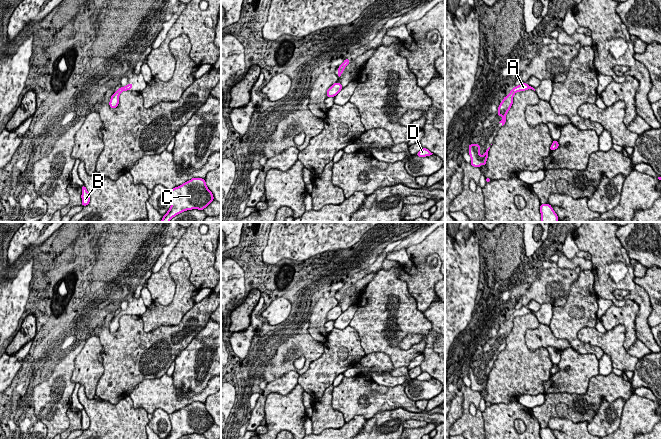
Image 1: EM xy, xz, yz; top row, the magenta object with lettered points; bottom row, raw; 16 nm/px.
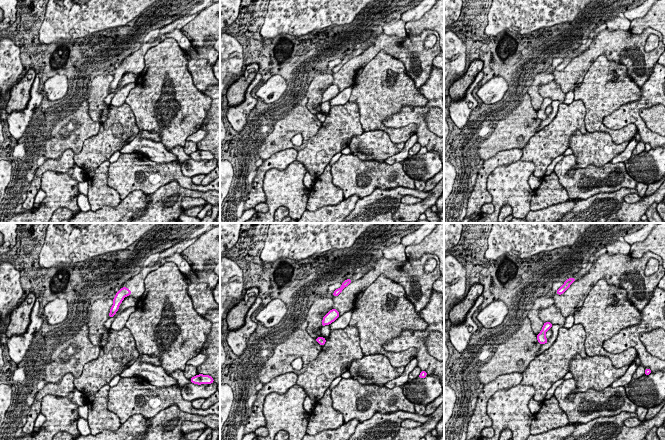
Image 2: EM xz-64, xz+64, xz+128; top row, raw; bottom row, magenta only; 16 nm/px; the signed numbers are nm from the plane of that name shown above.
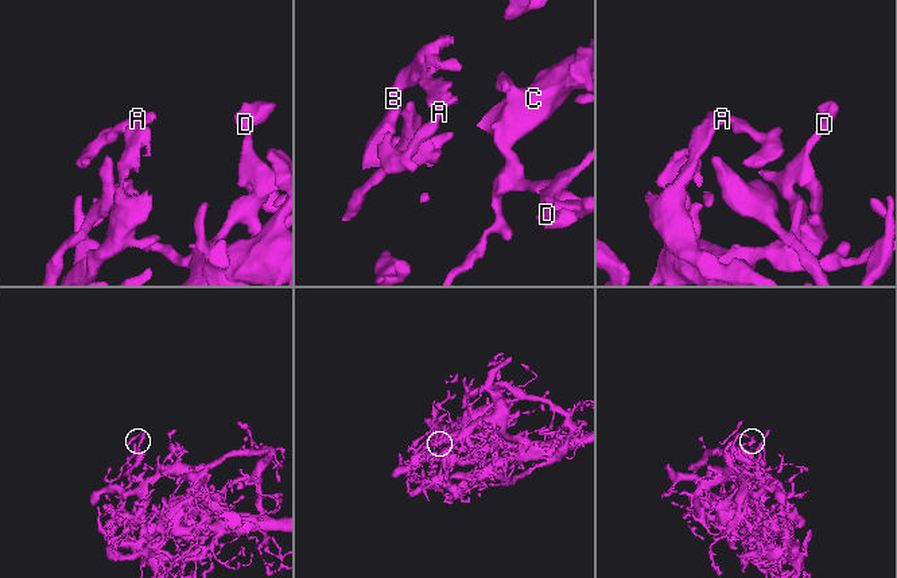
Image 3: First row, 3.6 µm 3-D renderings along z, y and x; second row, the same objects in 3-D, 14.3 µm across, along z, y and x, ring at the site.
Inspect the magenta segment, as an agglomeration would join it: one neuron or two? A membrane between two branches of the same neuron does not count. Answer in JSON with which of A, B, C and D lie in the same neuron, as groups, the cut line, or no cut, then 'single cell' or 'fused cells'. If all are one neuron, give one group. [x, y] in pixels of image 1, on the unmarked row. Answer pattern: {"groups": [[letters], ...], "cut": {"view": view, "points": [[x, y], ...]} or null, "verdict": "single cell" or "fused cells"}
{"groups": [["A", "B", "C", "D"]], "cut": null, "verdict": "single cell"}

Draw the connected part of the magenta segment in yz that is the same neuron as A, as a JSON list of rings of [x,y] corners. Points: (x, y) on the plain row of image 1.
[[[522,307],[519,310],[515,310],[510,316],[508,320],[505,320],[503,325],[500,327],[498,331],[498,340],[502,340],[503,343],[499,346],[502,348],[502,350],[506,347],[506,338],[510,334],[512,328],[513,328],[513,320],[516,316],[525,315],[528,313],[532,313],[535,315],[535,313],[531,310],[529,310],[526,307]]]

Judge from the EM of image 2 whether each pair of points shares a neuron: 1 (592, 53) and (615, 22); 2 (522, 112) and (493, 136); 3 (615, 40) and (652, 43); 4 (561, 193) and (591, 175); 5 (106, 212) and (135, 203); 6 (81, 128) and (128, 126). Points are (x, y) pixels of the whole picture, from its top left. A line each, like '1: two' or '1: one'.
1: two
2: one
3: two
4: two
5: one
6: two

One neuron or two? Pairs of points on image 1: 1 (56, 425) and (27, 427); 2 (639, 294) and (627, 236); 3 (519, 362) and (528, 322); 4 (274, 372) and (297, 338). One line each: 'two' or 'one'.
1: two
2: two
3: one
4: one

